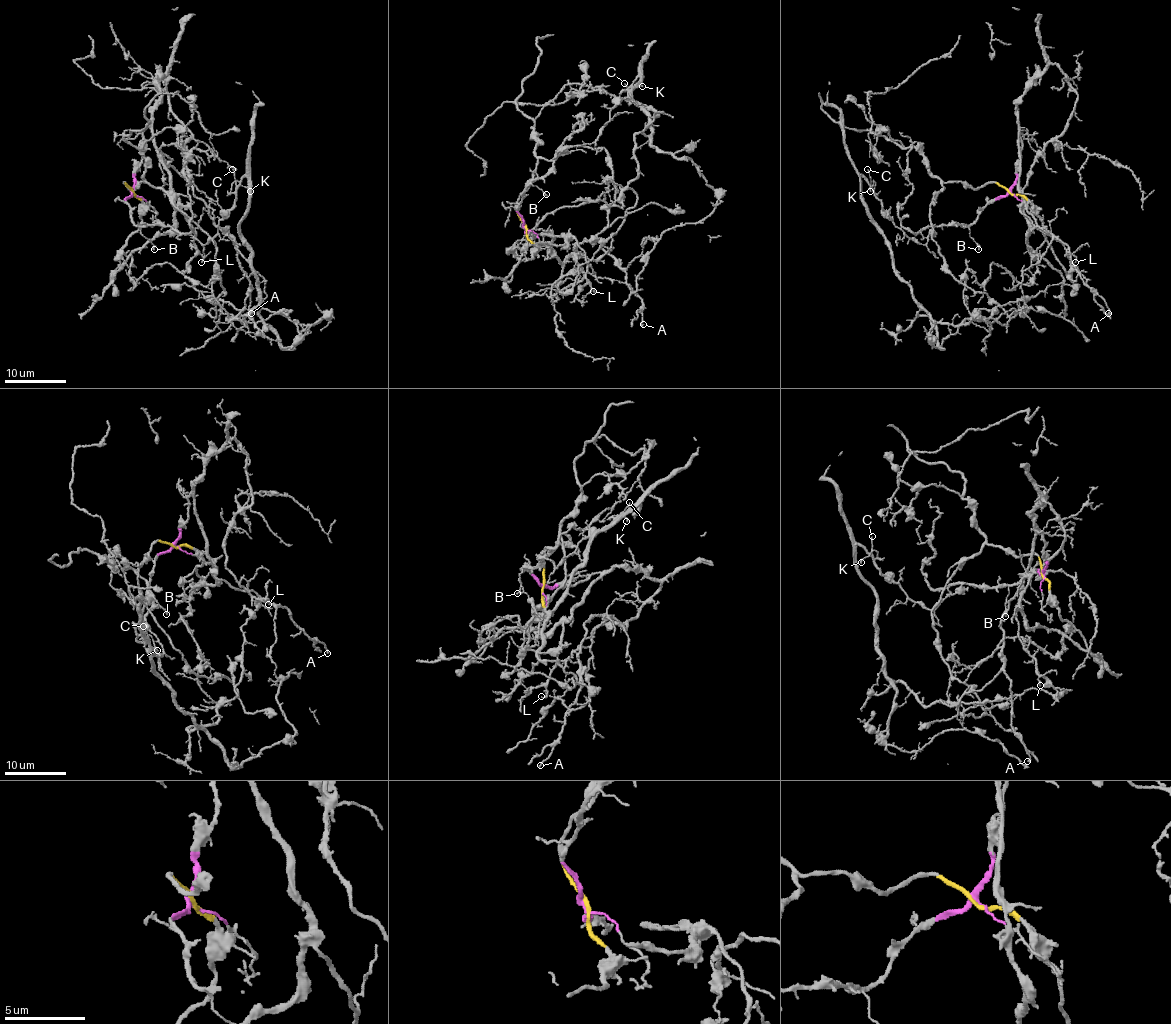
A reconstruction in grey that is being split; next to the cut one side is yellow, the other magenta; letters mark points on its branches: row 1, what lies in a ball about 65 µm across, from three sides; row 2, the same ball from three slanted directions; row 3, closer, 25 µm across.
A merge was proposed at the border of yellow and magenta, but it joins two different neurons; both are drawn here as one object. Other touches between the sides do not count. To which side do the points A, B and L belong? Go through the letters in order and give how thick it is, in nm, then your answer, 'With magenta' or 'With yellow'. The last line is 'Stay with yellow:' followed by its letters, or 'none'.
A: Thickness 170 nm. With magenta
B: Thickness 140 nm. With magenta
L: Thickness 130 nm. With magenta
Stay with yellow: none

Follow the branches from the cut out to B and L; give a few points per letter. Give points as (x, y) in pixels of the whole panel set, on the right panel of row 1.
B: (1011, 193), (989, 202), (968, 228), (978, 250)
L: (1011, 193), (1020, 159), (1022, 140), (1017, 128), (1020, 210), (1062, 244), (1076, 258), (1074, 262)

